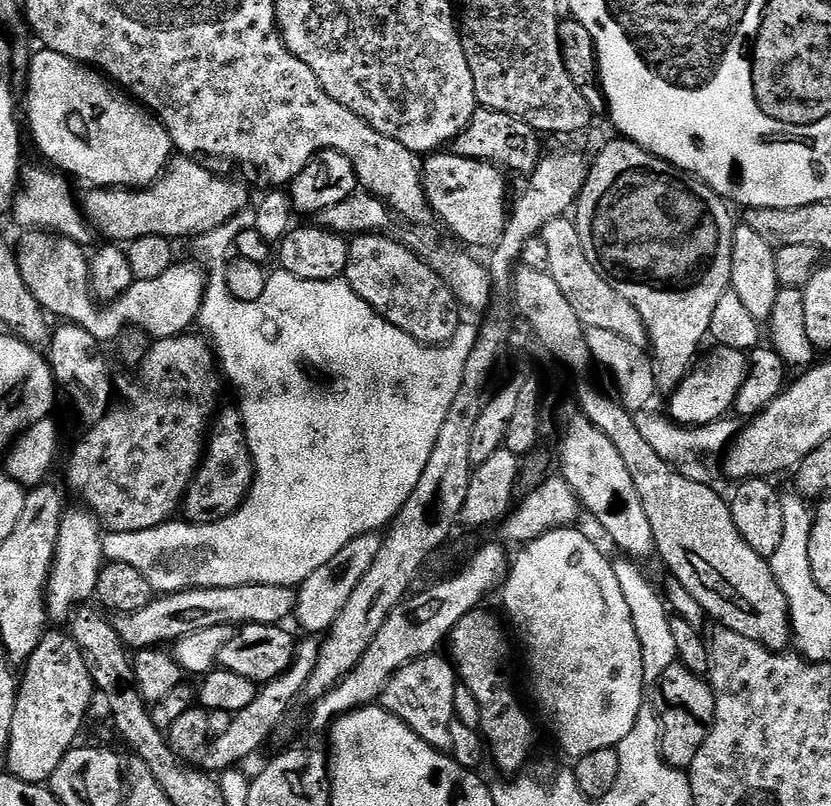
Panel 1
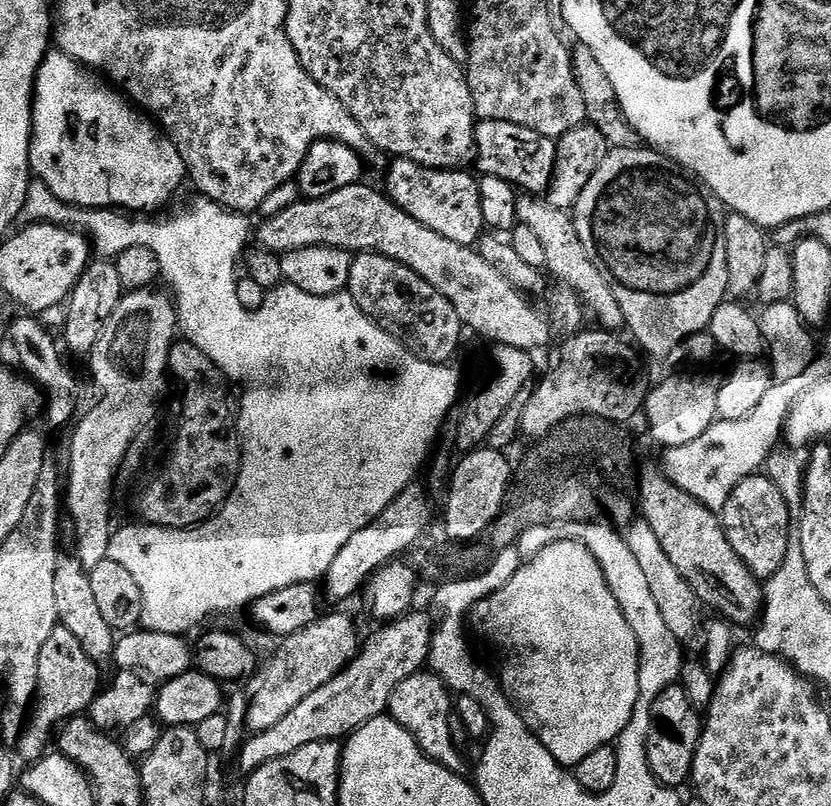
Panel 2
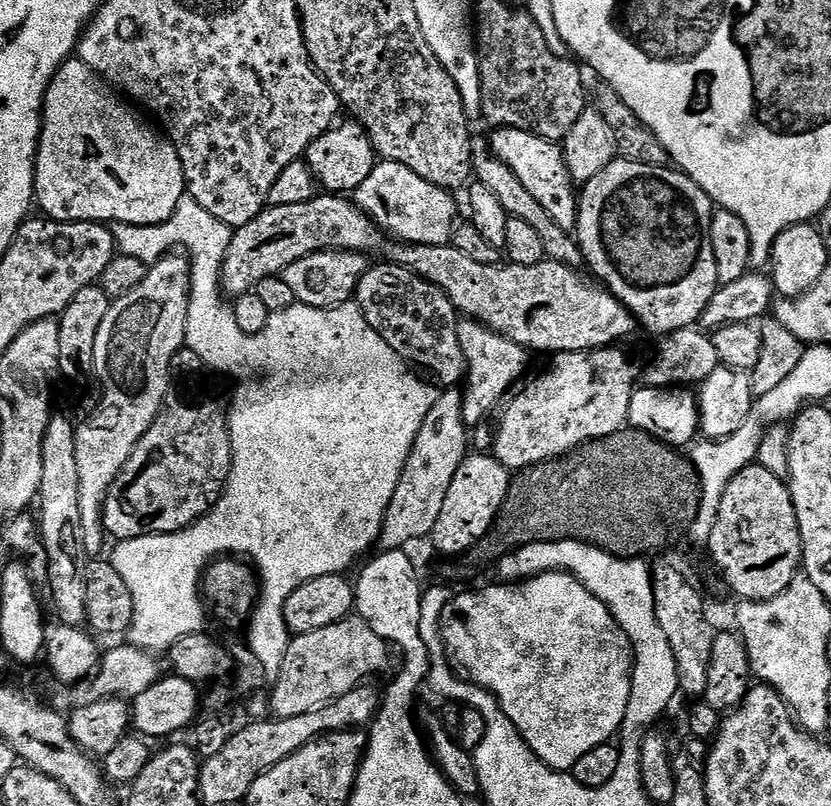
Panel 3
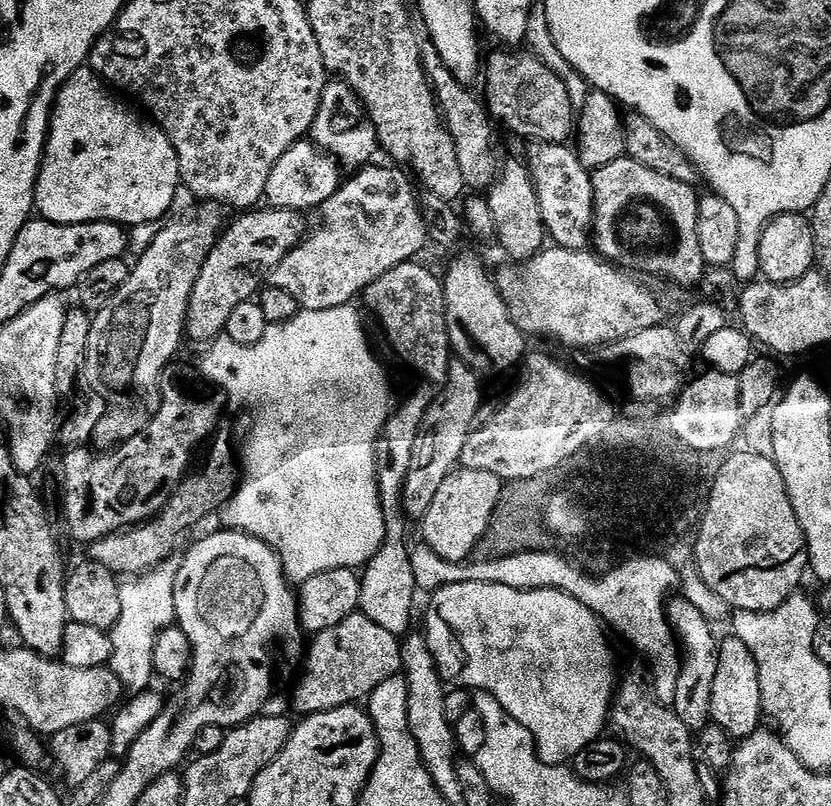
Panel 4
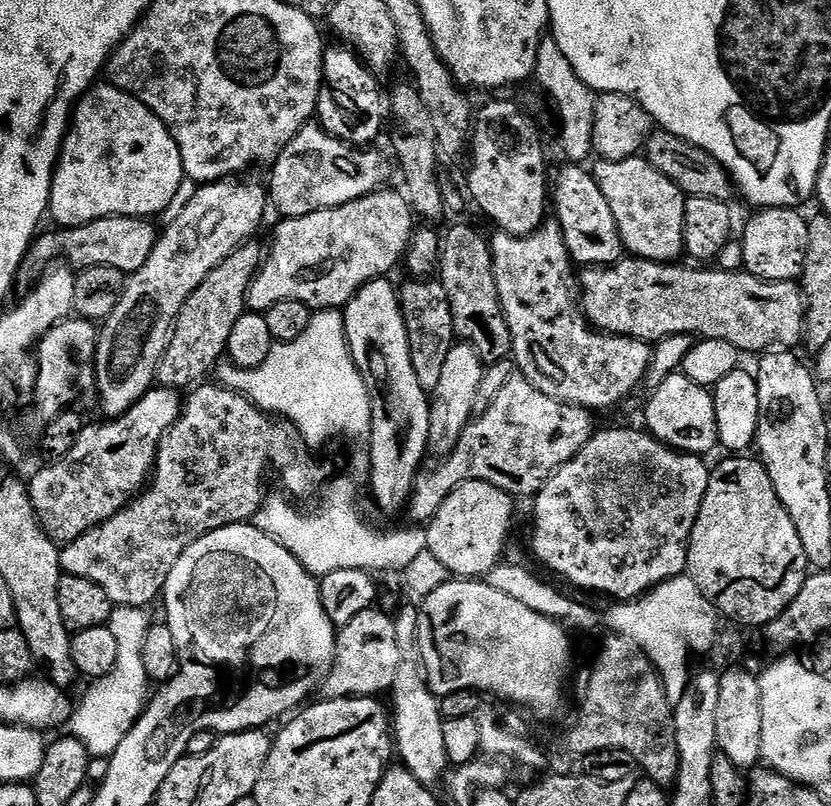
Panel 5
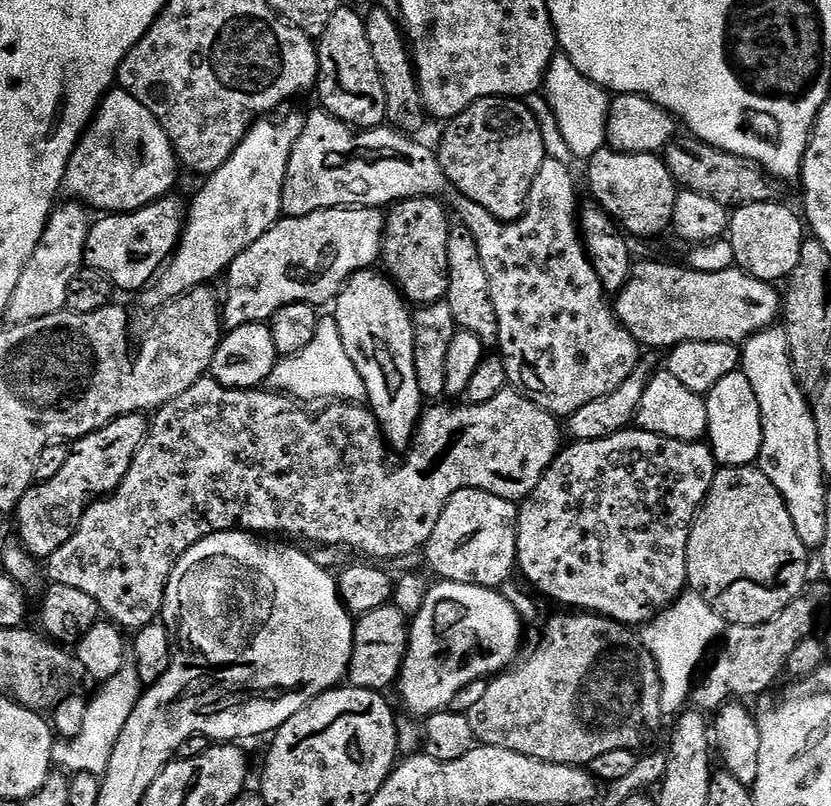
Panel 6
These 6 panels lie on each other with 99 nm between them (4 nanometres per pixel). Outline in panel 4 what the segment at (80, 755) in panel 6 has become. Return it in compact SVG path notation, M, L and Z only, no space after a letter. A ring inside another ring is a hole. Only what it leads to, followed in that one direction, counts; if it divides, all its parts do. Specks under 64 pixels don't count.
M165 562L159 568L145 572L144 575L129 579L120 589L122 614L110 629L112 637L112 659L110 667L129 693L145 691L154 680L154 644L163 628L173 627L176 619L174 590L176 589L177 565Z

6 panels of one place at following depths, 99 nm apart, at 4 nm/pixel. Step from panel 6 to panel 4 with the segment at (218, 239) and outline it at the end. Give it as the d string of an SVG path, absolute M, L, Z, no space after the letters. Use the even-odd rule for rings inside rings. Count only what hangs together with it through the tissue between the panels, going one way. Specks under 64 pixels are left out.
M208 202L198 208L191 214L181 215L184 216L181 220L176 220L173 224L165 223L161 227L154 242L150 242L145 252L139 253L137 260L140 261L131 265L128 281L93 315L86 362L88 381L95 395L100 395L104 400L116 400L105 410L104 417L97 422L96 429L92 432L97 449L115 449L130 438L134 438L134 434L138 434L147 426L150 408L148 412L147 406L140 400L148 400L152 395L157 395L164 369L175 361L172 359L180 348L180 339L185 339L188 303L194 290L194 282L198 282L198 274L226 224L223 216L225 213L217 205Z

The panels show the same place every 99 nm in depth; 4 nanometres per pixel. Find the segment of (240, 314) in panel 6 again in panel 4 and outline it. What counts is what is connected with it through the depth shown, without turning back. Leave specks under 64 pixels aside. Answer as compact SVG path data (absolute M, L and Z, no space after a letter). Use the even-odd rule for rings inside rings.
M365 166L349 175L352 177L349 180L347 177L340 189L325 204L320 205L320 225L317 228L315 225L300 245L290 250L290 254L286 254L286 258L282 258L282 262L278 262L272 271L271 287L286 290L286 294L294 294L305 312L330 312L343 304L352 304L355 296L357 299L370 286L370 282L382 278L382 274L386 274L386 270L394 270L394 266L415 261L424 244L429 243L424 213L418 203L418 196L417 200L415 196L417 185L413 177L396 166L376 167Z

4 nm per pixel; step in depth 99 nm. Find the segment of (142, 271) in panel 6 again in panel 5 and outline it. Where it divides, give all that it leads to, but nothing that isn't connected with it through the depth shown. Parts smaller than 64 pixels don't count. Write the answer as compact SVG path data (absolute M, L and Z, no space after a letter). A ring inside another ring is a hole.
M107 216L84 224L81 228L55 230L37 235L32 241L32 247L20 263L18 273L19 283L31 286L57 263L56 260L63 252L68 252L67 263L73 269L93 268L94 266L114 266L118 271L131 274L146 266L146 258L154 250L158 239L158 228L152 225L153 221L139 216Z

